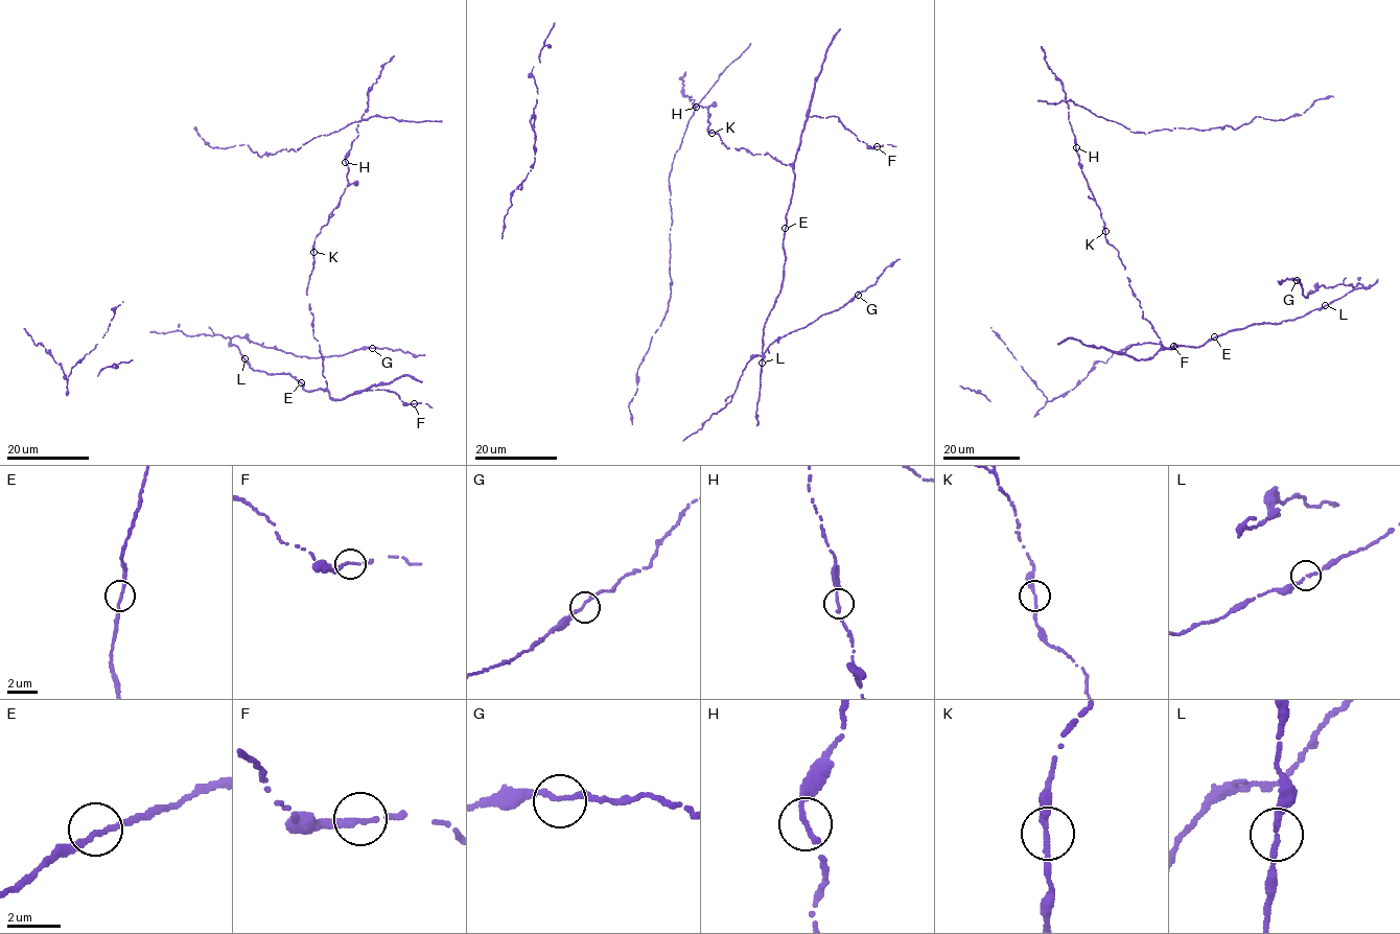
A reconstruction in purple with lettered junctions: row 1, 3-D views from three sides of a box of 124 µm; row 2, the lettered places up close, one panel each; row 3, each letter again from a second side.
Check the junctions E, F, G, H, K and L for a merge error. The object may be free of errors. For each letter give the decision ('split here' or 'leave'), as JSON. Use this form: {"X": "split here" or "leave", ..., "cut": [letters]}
{"E": "leave", "F": "leave", "G": "leave", "H": "leave", "K": "leave", "L": "leave", "cut": []}

